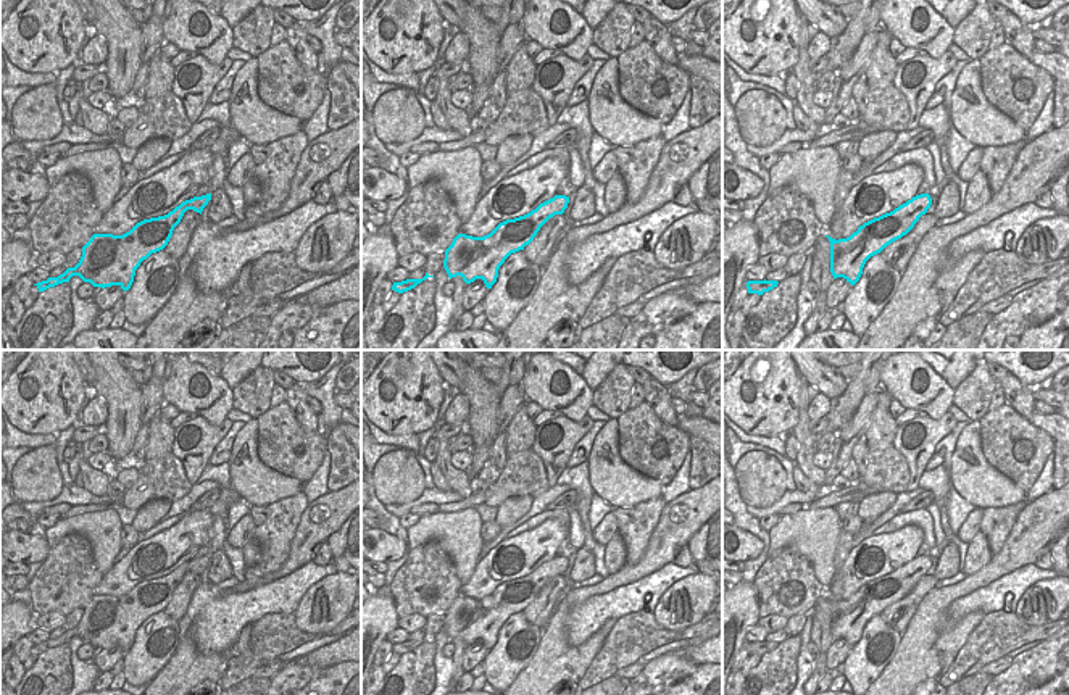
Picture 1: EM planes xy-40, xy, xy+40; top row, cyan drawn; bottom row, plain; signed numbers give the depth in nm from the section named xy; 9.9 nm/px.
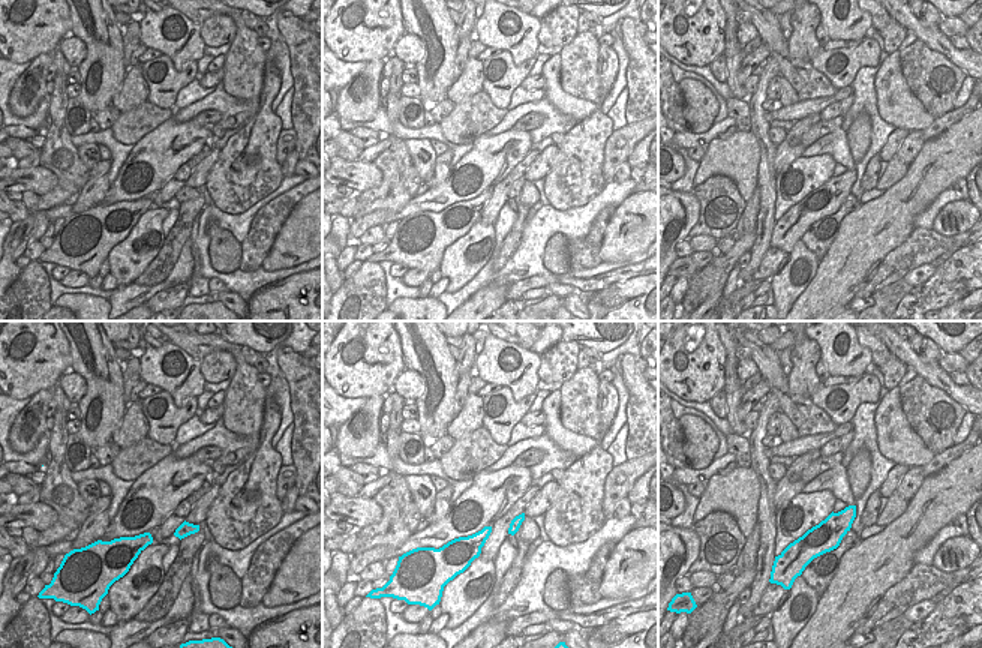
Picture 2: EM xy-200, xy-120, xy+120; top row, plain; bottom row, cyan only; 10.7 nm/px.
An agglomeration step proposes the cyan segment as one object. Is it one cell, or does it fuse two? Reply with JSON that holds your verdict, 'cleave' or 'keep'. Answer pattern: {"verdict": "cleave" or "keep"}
{"verdict": "keep"}

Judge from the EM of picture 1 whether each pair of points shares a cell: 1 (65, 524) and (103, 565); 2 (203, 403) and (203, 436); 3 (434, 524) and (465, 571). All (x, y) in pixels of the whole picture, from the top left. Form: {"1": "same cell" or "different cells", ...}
{"1": "same cell", "2": "different cells", "3": "same cell"}

